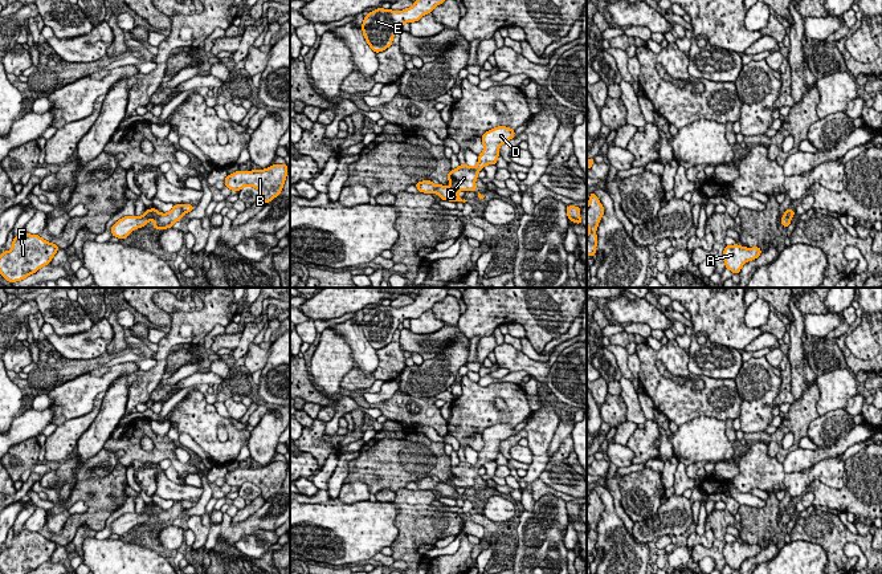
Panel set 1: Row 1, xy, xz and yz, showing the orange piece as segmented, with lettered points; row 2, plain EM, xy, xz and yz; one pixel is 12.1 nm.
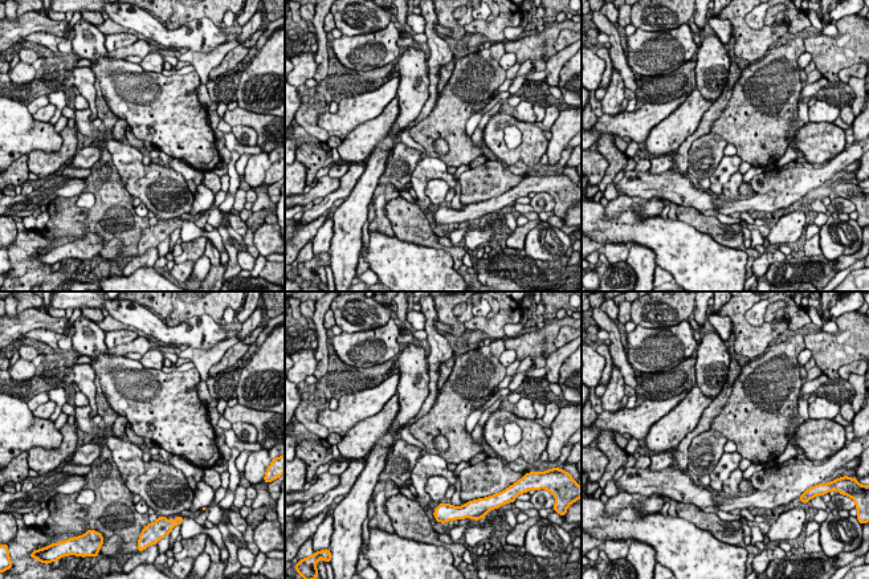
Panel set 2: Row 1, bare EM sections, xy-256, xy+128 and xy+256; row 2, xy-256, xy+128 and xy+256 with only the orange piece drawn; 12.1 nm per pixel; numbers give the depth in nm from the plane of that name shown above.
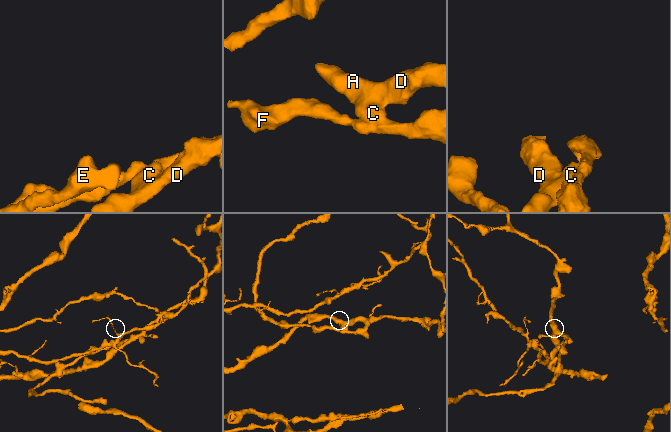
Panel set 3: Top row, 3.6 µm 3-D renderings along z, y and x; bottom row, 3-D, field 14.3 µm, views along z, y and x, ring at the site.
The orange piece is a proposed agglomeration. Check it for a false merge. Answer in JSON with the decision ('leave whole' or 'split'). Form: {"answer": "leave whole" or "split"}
{"answer": "leave whole"}

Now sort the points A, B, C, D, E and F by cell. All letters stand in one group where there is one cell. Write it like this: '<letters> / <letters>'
A B C D E F

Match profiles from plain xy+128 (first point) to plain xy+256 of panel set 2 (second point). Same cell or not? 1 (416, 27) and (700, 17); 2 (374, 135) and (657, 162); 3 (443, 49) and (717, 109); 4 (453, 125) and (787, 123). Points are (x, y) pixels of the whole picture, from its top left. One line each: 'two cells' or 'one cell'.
1: two cells
2: two cells
3: one cell
4: one cell

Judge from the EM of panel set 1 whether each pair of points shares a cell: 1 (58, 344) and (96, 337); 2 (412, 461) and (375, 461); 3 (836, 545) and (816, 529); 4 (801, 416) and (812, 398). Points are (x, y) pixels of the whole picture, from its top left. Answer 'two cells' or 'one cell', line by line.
1: one cell
2: one cell
3: one cell
4: one cell

